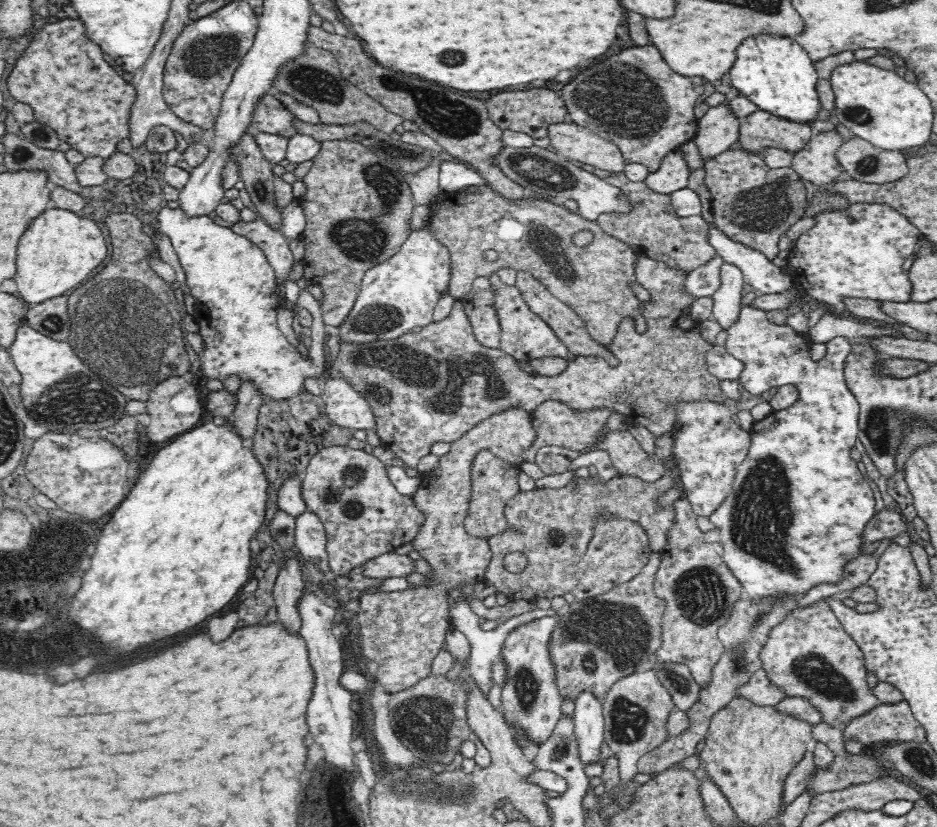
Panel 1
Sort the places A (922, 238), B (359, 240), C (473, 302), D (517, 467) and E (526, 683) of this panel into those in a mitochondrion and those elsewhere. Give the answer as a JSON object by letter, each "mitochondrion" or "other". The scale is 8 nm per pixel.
{"A":"other","B":"mitochondrion","C":"other","D":"other","E":"mitochondrion"}

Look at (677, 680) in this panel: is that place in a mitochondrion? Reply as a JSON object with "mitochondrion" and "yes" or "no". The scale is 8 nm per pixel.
{"mitochondrion":"yes"}

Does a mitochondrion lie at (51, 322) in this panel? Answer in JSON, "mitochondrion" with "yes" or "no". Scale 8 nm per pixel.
{"mitochondrion":"yes"}

